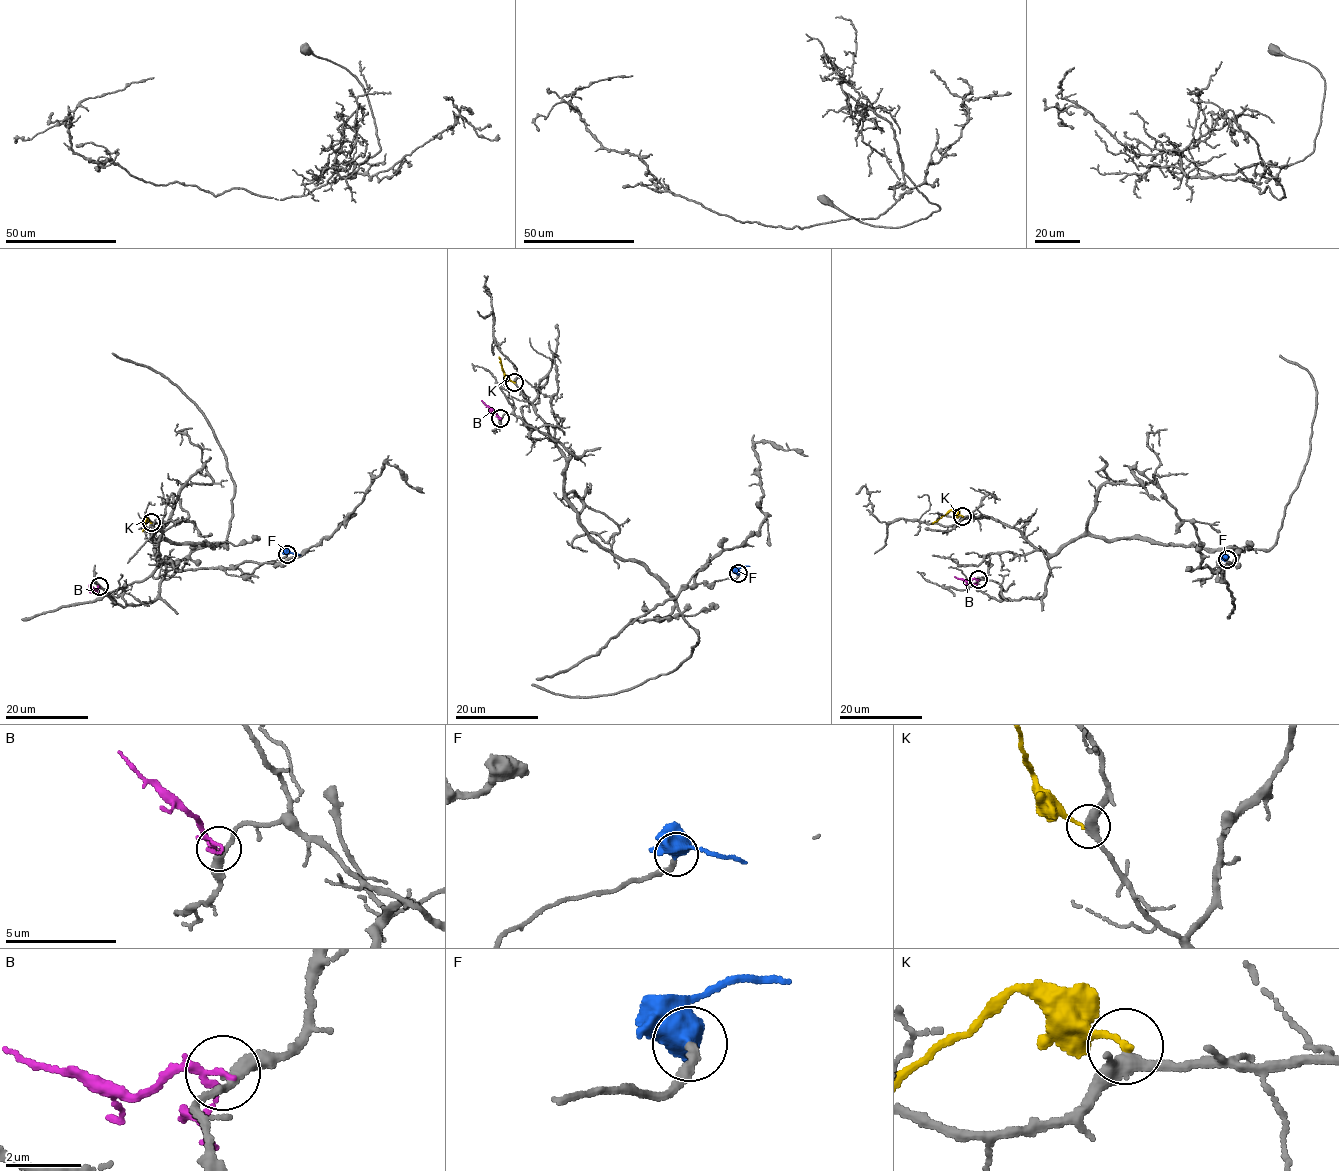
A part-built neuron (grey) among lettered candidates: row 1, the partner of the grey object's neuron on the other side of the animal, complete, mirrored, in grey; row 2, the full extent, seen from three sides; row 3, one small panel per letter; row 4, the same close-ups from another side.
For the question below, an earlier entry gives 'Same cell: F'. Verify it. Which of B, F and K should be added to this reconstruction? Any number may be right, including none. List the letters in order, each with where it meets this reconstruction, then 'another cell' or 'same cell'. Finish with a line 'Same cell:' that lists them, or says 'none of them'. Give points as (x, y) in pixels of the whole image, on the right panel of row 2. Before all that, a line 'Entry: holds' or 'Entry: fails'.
Entry: holds
B: (978, 579) | another cell
F: (1227, 559) | same cell
K: (962, 516) | another cell
Same cell: F

